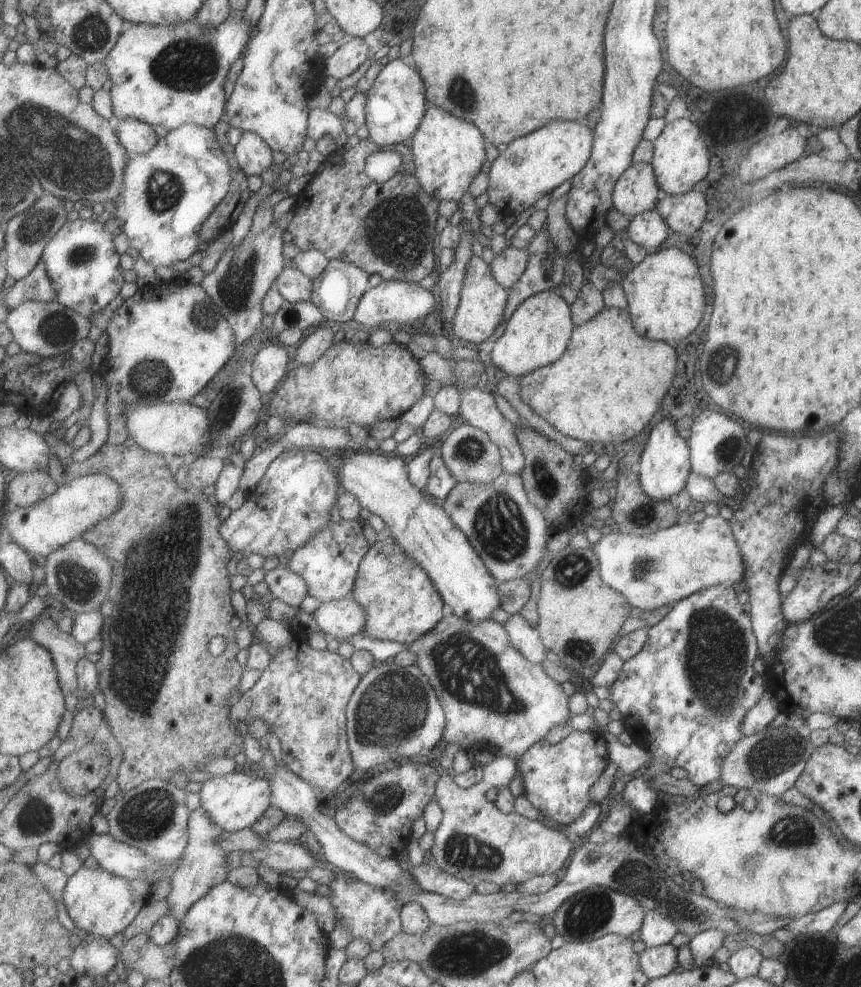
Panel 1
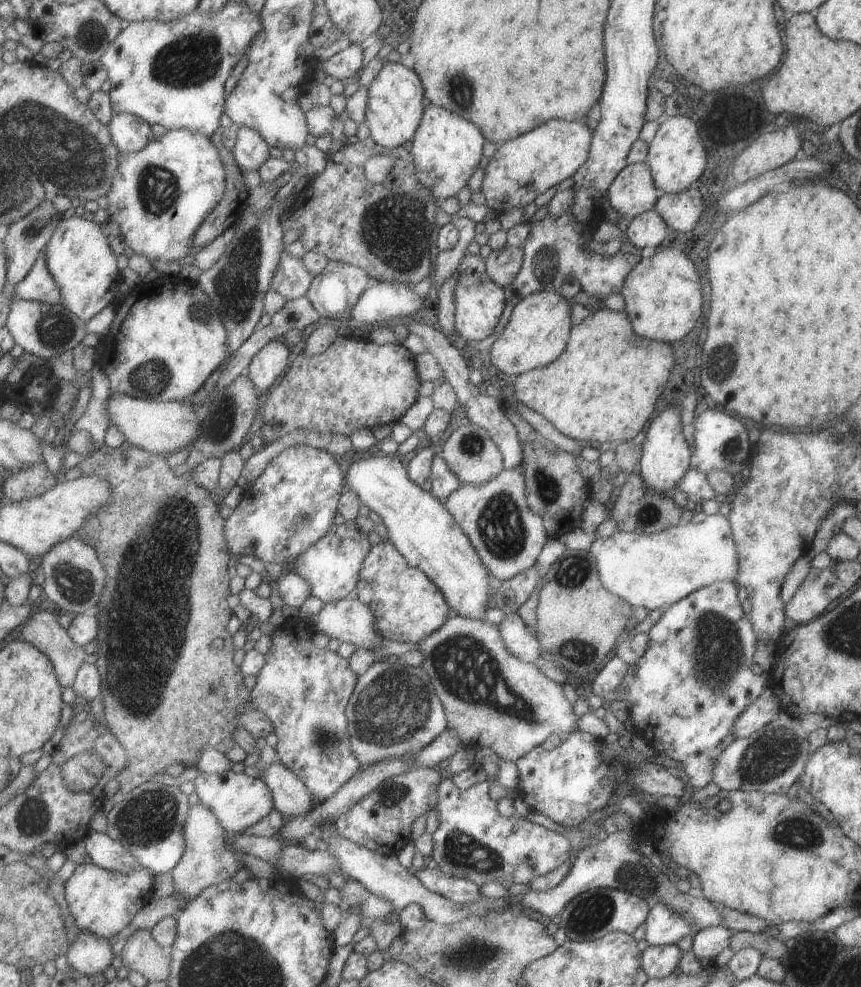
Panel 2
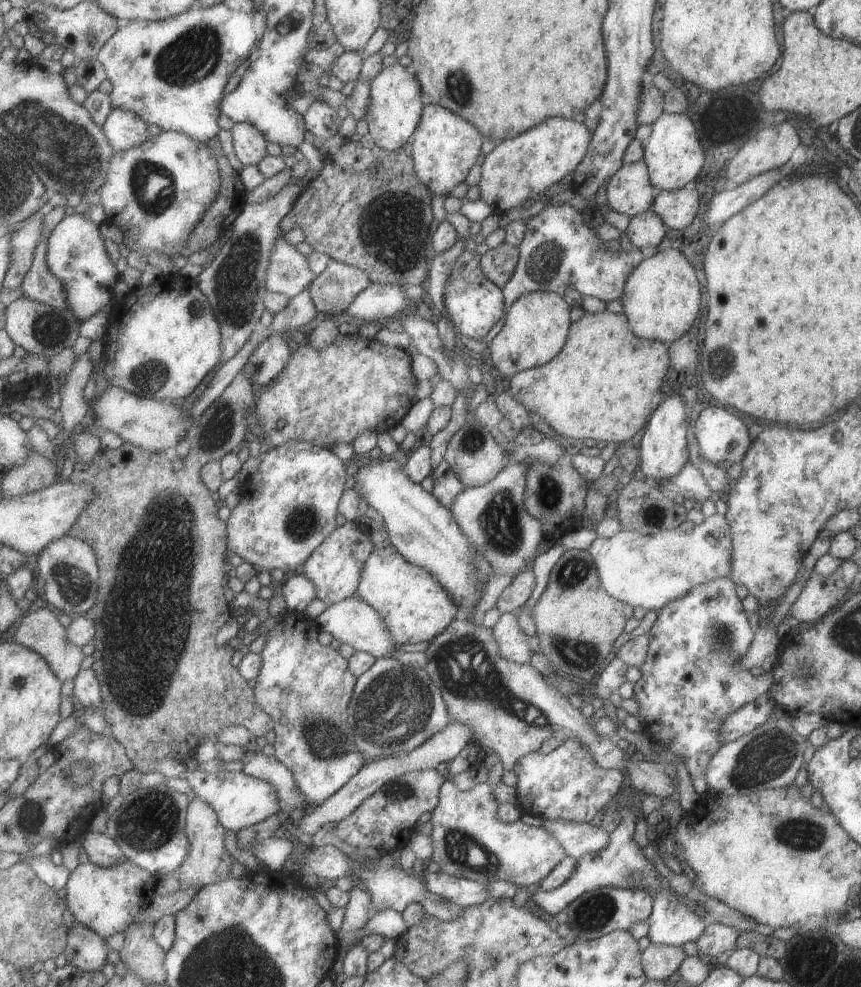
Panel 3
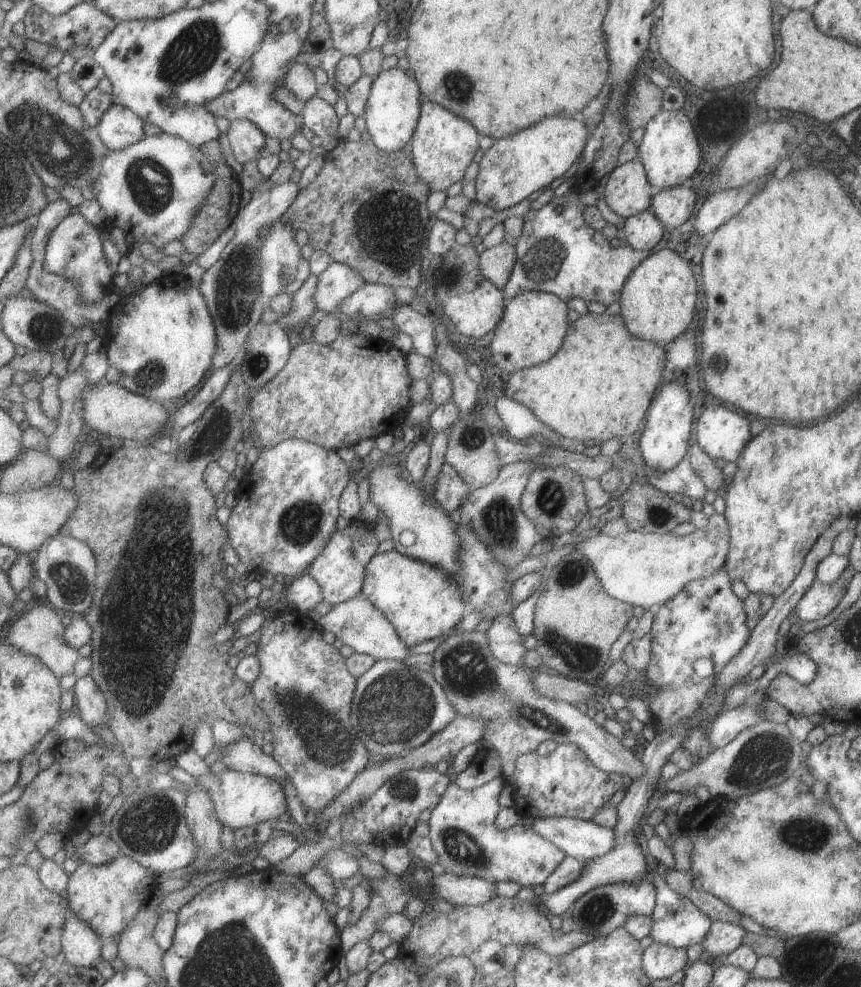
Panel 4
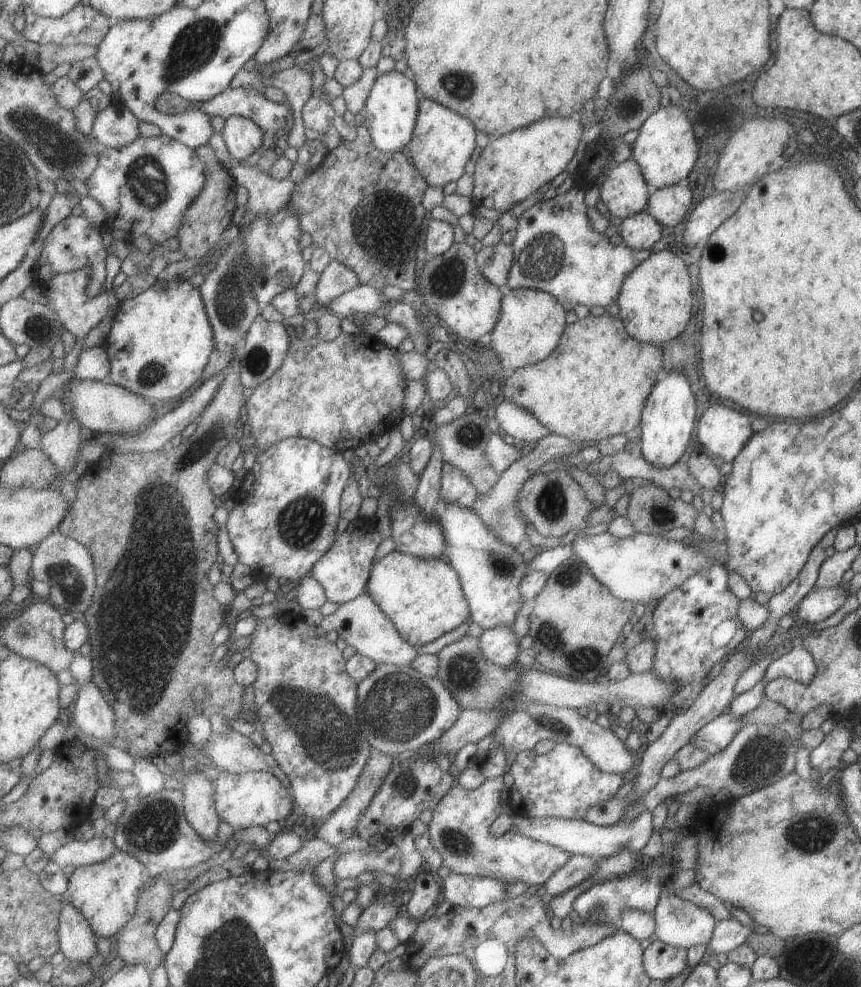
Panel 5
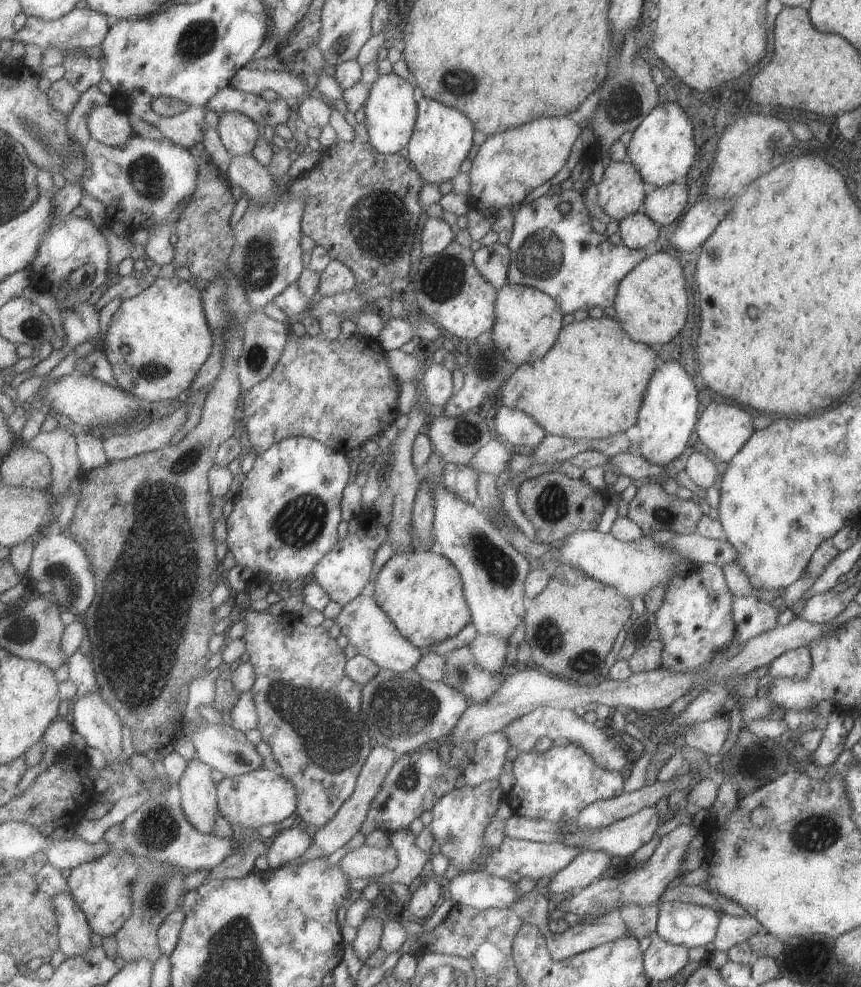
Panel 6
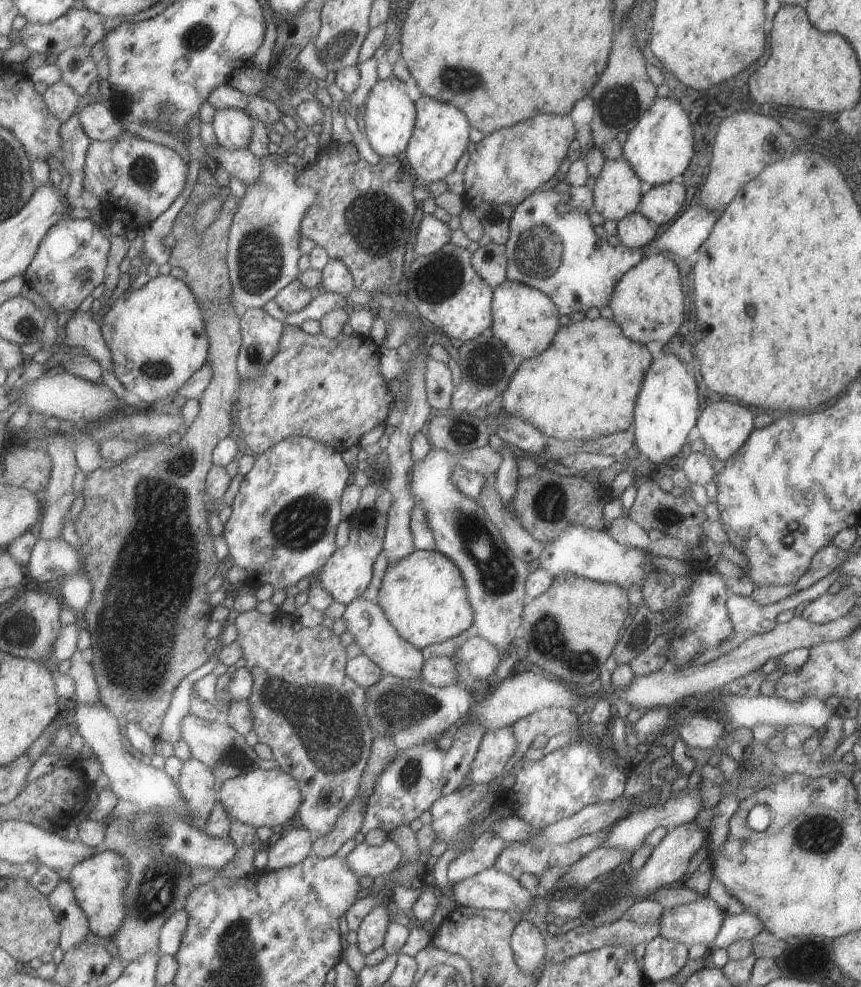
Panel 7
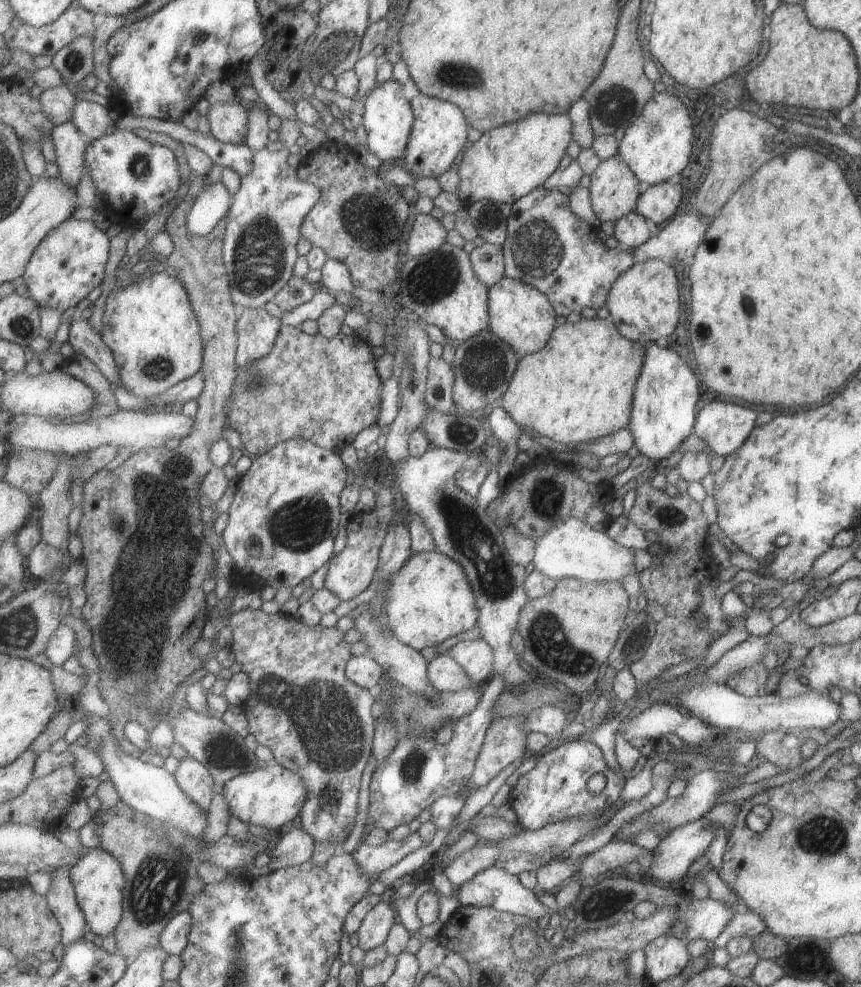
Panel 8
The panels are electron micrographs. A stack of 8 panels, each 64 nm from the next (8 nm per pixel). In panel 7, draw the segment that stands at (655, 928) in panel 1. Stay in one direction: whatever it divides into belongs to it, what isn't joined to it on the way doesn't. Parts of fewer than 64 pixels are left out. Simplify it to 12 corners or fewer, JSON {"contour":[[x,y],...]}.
{"contour":[[708,897],[663,910],[659,935],[713,942],[725,913]]}

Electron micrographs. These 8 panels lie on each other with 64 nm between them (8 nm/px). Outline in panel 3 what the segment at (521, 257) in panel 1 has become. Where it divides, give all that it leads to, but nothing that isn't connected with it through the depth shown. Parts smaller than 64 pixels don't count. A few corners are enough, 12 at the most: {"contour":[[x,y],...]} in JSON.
{"contour":[[507,242],[482,256],[486,275],[500,287],[513,278],[520,248]]}

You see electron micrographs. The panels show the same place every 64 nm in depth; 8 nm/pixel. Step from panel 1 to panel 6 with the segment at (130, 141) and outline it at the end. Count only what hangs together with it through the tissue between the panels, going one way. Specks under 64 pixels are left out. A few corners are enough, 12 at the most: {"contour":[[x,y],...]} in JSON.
{"contour":[[115,106],[89,112],[99,143],[125,146],[136,134],[134,117]]}

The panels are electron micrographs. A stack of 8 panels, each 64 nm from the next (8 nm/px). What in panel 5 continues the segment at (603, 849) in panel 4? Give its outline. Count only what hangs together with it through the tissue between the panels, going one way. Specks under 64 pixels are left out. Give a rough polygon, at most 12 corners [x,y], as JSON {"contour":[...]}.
{"contour":[[651,811],[612,826],[515,815],[511,830],[573,855],[638,852]]}

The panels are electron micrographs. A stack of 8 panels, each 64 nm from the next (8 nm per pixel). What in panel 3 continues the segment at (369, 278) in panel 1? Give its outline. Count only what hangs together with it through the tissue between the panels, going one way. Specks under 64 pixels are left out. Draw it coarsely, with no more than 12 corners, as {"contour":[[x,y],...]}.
{"contour":[[331,259],[310,291],[334,318],[372,283],[358,266]]}

